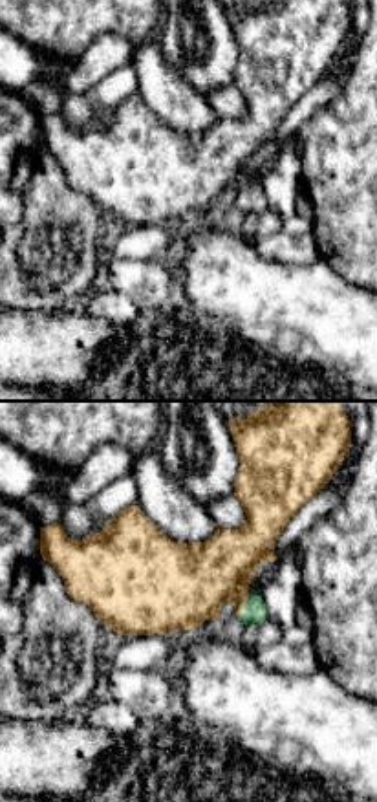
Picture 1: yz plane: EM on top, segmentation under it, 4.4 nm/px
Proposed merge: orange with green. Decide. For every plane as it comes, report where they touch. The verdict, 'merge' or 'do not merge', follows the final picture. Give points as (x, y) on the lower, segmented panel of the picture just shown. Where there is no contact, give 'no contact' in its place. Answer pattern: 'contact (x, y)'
contact (244, 605)

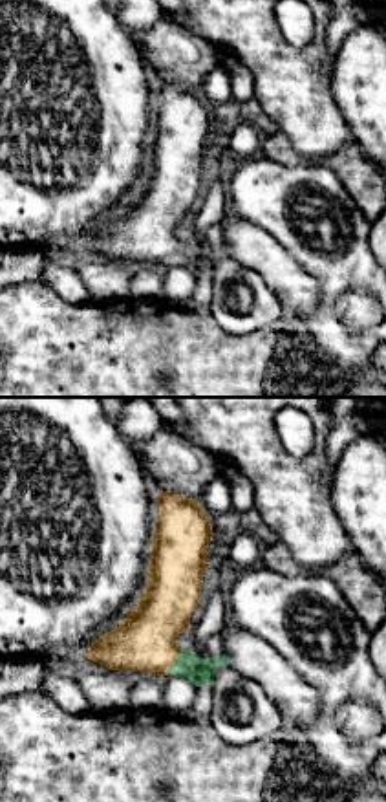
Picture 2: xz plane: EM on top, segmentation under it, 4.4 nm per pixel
contact (174, 661)

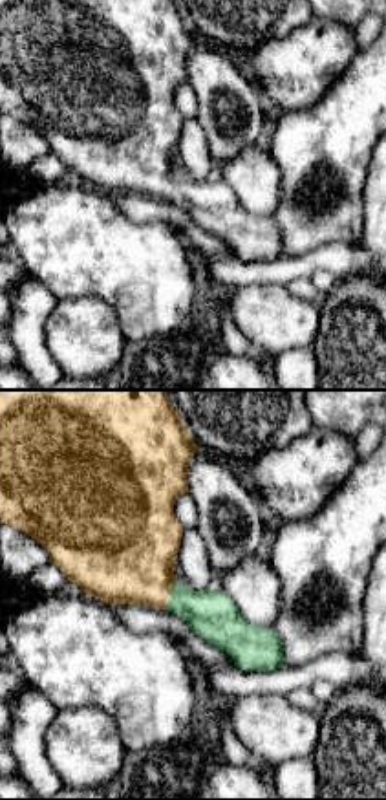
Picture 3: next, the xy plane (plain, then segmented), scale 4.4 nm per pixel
contact (169, 597)

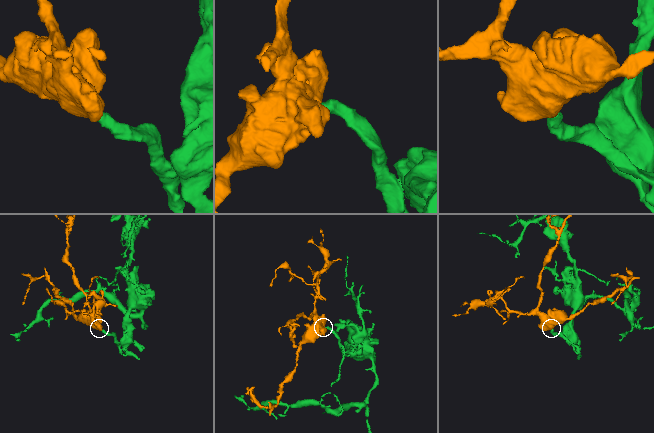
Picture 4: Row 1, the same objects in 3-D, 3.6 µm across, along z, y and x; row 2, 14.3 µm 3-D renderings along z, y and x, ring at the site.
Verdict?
merge

